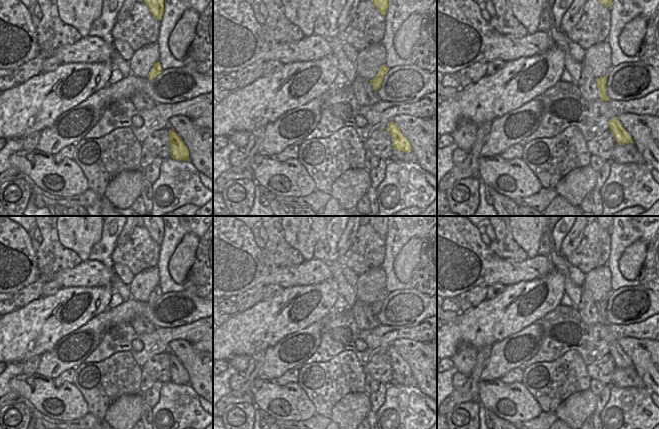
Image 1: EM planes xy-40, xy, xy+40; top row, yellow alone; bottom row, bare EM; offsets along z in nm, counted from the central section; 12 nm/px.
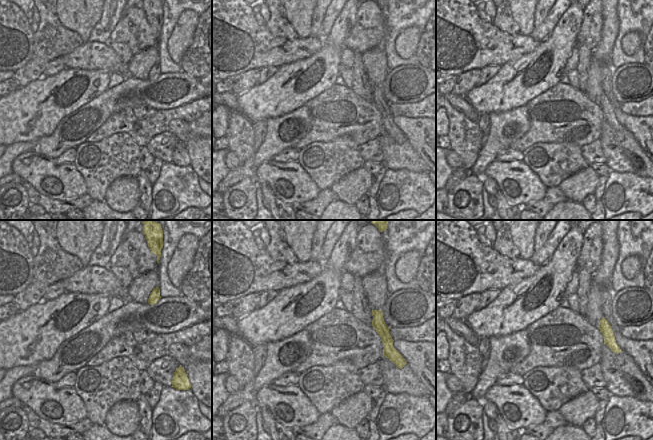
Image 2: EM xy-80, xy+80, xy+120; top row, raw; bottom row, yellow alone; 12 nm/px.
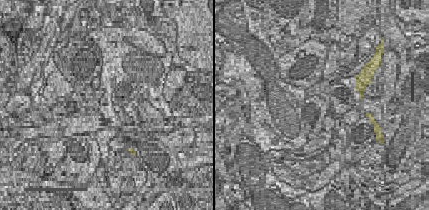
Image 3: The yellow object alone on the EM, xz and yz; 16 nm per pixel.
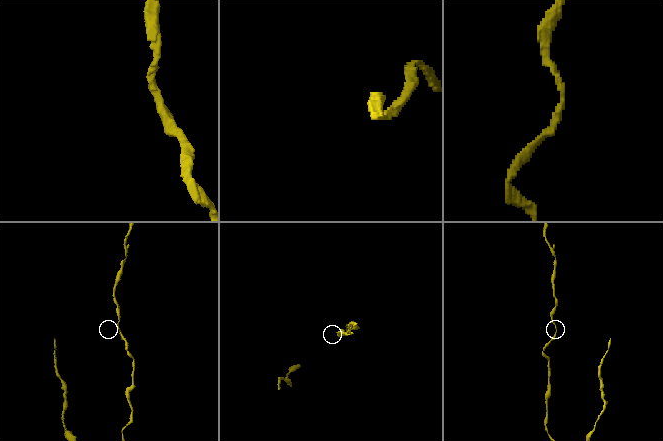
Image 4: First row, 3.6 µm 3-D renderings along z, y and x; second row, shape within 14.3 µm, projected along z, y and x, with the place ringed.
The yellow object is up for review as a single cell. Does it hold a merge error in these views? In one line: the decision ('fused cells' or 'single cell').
single cell

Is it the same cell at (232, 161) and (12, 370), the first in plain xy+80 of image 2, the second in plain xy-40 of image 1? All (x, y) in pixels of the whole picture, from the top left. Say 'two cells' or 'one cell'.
two cells

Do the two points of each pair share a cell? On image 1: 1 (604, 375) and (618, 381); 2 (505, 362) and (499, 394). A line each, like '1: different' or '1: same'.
1: different
2: different

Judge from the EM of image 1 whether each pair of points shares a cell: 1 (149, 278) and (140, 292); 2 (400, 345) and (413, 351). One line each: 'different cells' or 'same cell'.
1: same cell
2: same cell

